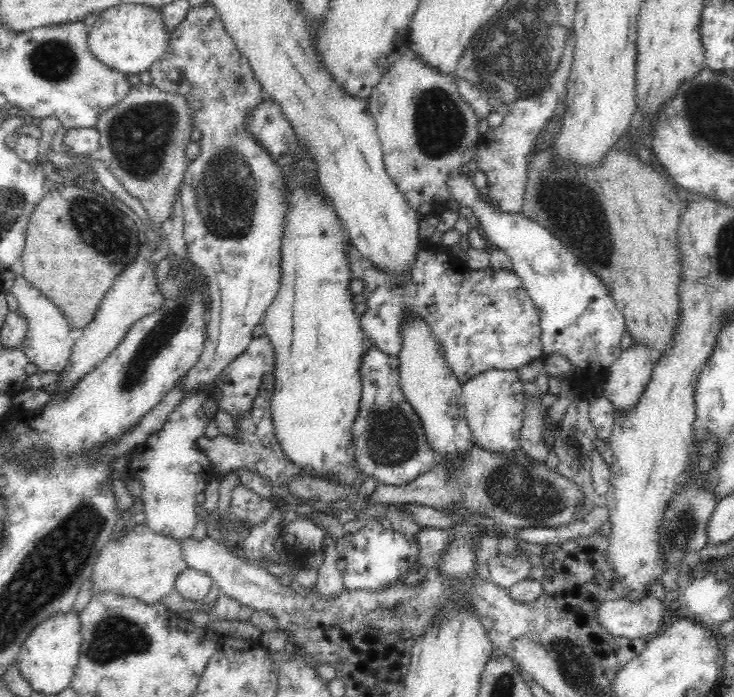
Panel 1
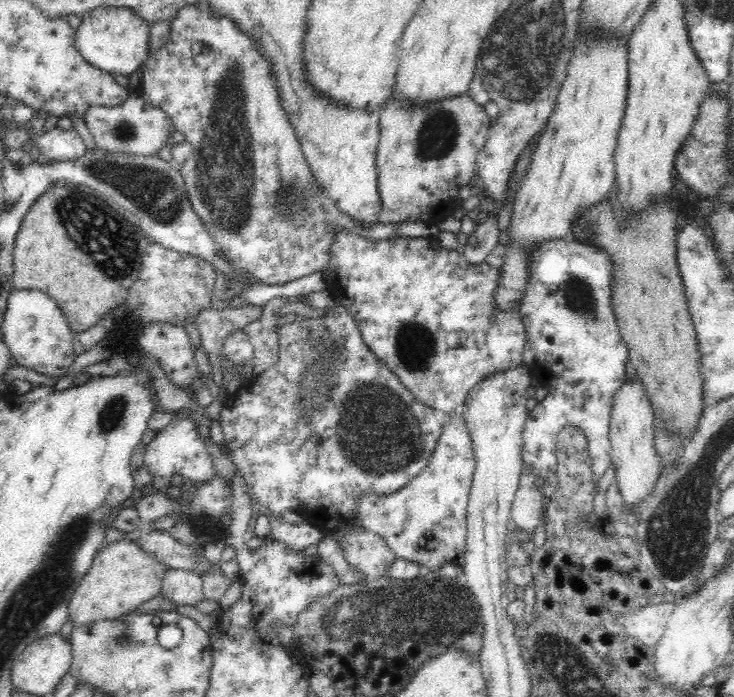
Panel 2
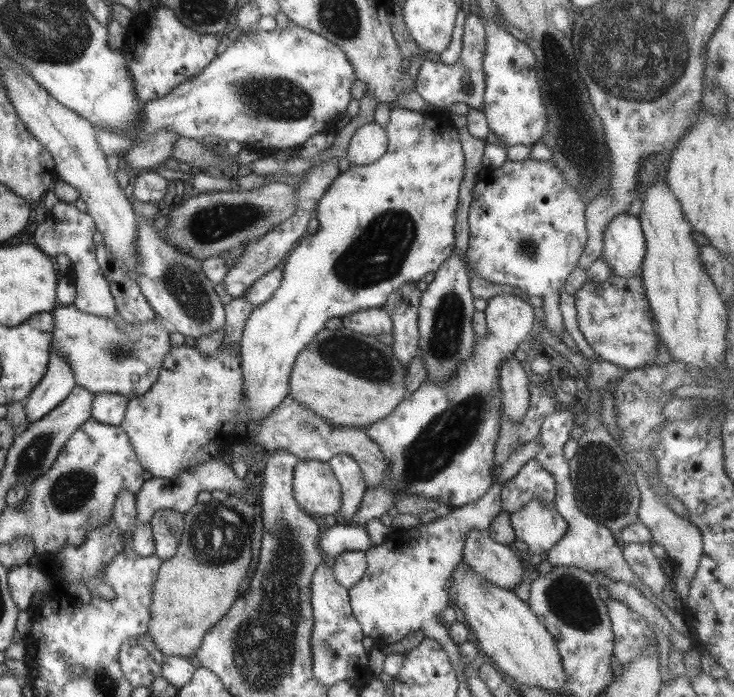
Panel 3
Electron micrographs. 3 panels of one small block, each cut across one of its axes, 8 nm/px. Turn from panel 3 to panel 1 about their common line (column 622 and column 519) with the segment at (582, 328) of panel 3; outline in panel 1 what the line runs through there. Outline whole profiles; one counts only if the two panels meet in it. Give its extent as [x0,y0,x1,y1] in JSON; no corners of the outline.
[347,239,543,385]

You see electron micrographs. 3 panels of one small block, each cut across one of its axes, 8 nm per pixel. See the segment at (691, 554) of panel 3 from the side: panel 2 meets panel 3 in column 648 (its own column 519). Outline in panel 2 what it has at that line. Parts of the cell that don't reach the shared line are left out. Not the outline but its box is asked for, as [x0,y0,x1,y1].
[510,466,547,535]

